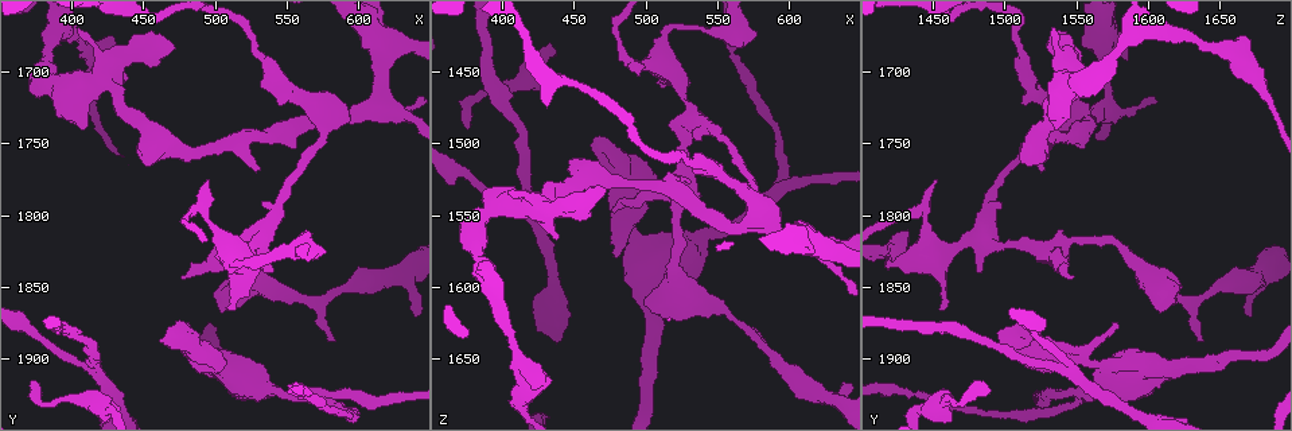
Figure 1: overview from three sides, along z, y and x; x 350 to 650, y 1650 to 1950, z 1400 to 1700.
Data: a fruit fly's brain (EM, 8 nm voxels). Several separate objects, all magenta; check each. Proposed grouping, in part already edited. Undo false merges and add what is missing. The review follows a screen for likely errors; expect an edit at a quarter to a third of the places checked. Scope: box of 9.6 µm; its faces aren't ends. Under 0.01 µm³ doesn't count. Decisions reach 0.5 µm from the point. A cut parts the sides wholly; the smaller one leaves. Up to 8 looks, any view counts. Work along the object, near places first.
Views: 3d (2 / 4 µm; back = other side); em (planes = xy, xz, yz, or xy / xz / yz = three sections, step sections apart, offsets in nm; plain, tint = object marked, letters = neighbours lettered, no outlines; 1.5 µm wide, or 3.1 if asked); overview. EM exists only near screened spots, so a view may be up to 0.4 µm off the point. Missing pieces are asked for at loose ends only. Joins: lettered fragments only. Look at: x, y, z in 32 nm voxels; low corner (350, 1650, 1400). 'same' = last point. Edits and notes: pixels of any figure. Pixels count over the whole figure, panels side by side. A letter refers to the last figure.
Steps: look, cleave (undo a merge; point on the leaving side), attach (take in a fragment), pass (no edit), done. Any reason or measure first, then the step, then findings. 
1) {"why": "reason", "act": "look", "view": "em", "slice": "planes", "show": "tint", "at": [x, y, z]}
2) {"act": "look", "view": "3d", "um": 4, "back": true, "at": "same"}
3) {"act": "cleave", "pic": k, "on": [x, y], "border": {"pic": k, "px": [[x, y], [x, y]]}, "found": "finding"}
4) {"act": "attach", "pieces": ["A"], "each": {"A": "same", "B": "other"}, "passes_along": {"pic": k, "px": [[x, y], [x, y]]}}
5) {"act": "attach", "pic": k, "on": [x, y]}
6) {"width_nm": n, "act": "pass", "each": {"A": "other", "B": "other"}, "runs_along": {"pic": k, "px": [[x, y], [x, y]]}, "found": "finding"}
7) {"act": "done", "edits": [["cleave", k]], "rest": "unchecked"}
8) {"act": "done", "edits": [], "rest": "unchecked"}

{"act": "look", "view": "em", "slice": "yz", "step": 4, "show": "tint", "at": [512, 1836, 1424]}

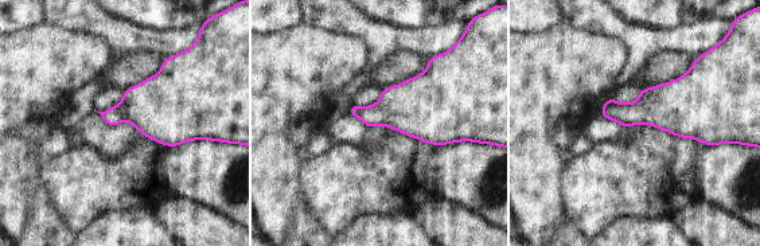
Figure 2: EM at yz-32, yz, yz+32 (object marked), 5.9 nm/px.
{"act": "look", "view": "em", "slice": "planes", "show": "letters", "at": "same"}

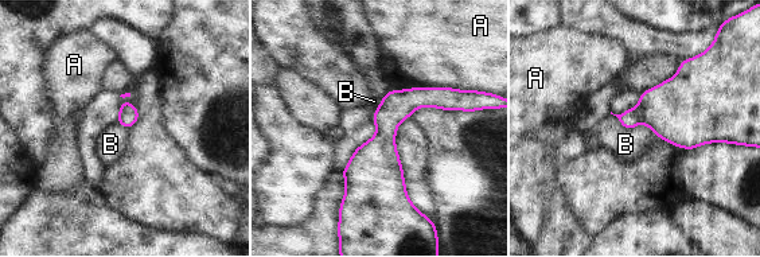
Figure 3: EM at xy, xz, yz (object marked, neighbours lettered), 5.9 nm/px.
{"act": "pass", "each": {"A": "other", "B": "other"}, "border": {"pic": 3, "px": [[611, 113], [659, 137]]}, "found": "one cell here"}

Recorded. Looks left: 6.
{"why": "three-way junction", "act": "look", "view": "em", "slice": "planes", "show": "tint", "at": [578, 1926, 1552]}

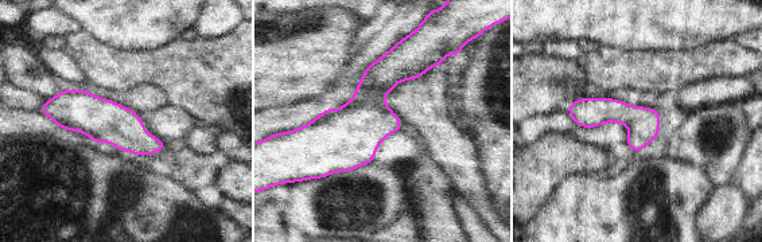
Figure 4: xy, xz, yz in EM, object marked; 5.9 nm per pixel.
{"act": "look", "view": "em", "slice": "planes", "show": "letters", "at": "same"}

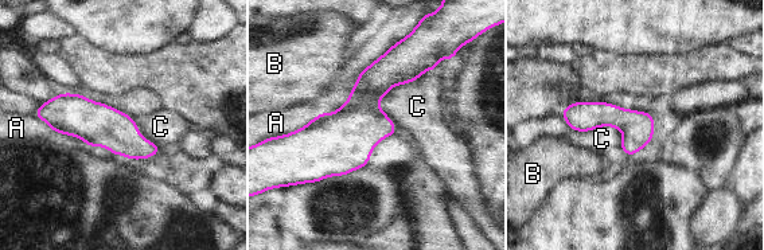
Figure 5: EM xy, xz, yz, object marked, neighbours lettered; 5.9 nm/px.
{"longest_contact_nm": ["C", 440], "act": "pass", "each": {"A": "other", "B": "other", "C": "other"}, "border": {"pic": 5, "px": [[437, 67], [378, 101], [397, 128]]}, "found": "all the same cell"}

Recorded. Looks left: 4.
{"why": "an open end", "act": "look", "view": "em", "slice": "xy", "step": 4, "show": "letters", "at": [370, 1914, 1478]}

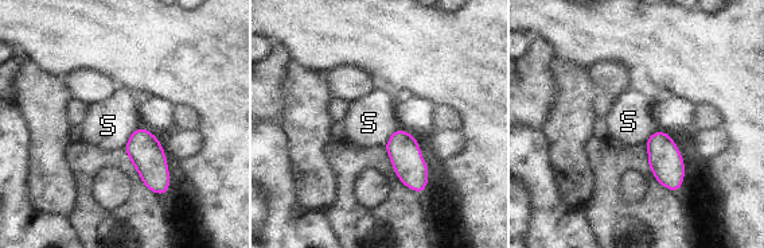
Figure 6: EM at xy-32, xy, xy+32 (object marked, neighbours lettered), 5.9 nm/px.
{"act": "look", "view": "em", "slice": "planes", "show": "letters", "at": "same"}

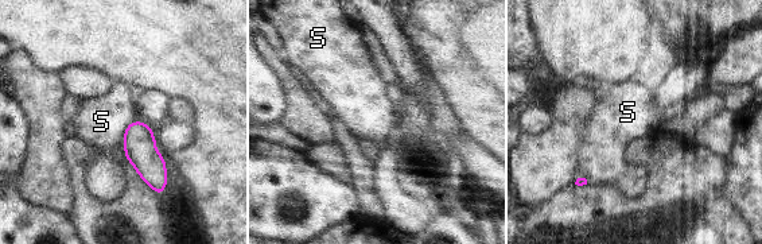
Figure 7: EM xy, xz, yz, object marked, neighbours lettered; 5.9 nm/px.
{"act": "pass", "each": {"S": "other"}, "border": {"pic": 7, "px": [[132, 122], [121, 135]]}, "found": "no lettered fragment goes on from it"}

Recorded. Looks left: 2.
{"act": "done", "edits": [], "rest": "unchecked"}

